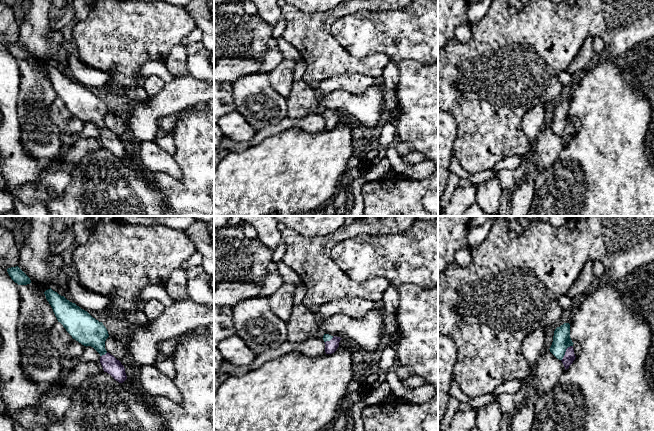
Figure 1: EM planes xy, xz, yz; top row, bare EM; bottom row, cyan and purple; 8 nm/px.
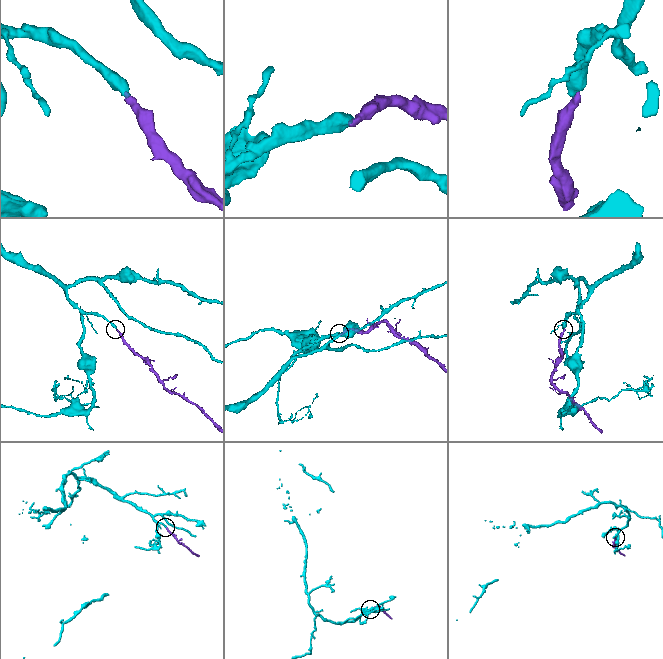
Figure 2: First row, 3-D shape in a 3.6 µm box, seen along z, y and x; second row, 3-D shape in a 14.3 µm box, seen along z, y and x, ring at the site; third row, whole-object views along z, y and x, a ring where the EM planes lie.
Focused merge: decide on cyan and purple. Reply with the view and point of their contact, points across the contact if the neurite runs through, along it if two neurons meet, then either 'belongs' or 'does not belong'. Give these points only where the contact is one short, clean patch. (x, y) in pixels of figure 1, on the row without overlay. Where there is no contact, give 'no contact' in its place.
contact yz (565, 127); way yz (561, 116), (565, 127), (569, 133); belongs

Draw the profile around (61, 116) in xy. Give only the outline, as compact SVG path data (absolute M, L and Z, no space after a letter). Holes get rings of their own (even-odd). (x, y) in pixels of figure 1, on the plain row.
M56 98L50 107L51 121L61 130L70 135L82 131L86 122L72 114L60 98Z

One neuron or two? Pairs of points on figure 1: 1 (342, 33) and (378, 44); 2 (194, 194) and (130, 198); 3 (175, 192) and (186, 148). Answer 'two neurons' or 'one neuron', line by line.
1: one neuron
2: two neurons
3: one neuron

